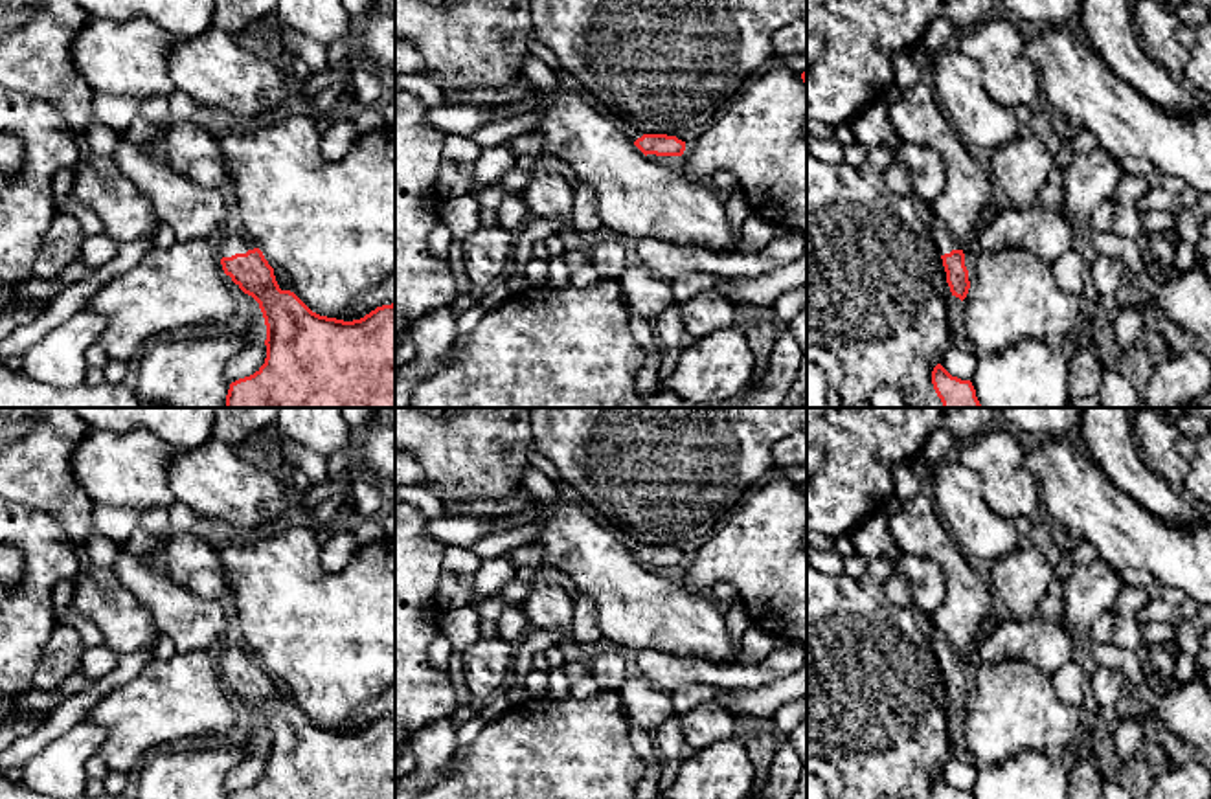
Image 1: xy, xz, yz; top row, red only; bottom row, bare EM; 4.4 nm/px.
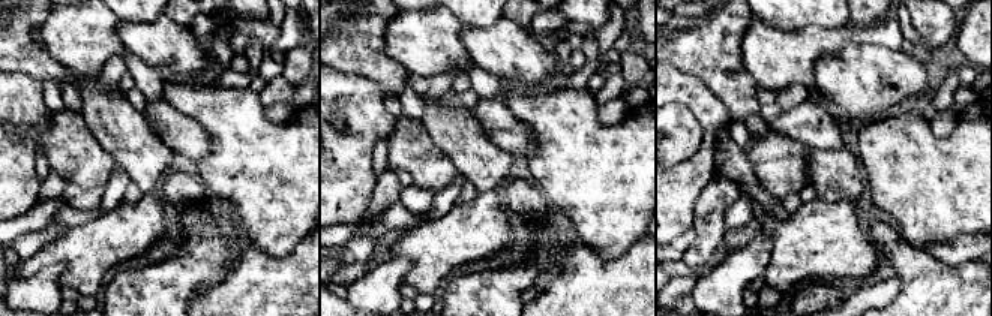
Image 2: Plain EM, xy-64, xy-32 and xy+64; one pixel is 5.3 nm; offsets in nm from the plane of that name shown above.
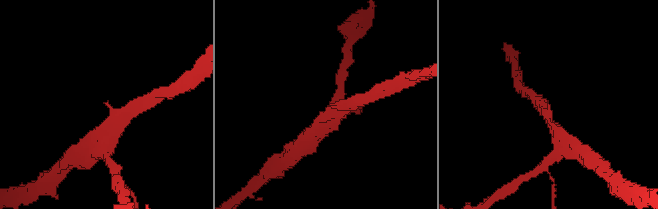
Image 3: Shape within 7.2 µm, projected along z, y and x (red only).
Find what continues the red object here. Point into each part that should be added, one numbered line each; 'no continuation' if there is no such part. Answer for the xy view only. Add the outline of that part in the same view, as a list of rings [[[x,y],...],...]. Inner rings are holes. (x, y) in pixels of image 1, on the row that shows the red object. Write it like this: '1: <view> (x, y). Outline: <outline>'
1: xy (228, 243). Outline: [[[230,230],[222,231],[222,235],[215,241],[215,246],[221,259],[257,248],[246,233],[239,235]]]

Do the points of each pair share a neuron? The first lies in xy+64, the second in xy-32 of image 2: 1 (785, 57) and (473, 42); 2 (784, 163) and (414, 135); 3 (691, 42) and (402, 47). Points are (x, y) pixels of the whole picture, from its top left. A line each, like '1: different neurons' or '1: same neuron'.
1: different neurons
2: same neuron
3: different neurons

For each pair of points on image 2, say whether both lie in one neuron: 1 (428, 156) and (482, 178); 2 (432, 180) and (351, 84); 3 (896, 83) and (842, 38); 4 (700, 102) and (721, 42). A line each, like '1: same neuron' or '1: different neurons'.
1: different neurons
2: different neurons
3: different neurons
4: different neurons

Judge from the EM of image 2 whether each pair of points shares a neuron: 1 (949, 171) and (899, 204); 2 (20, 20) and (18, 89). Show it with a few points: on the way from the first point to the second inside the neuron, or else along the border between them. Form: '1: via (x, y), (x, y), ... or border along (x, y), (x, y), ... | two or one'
1: via (937, 183), (934, 186), (917, 186), (911, 192) | one
2: border along (15, 71), (41, 81) | two

